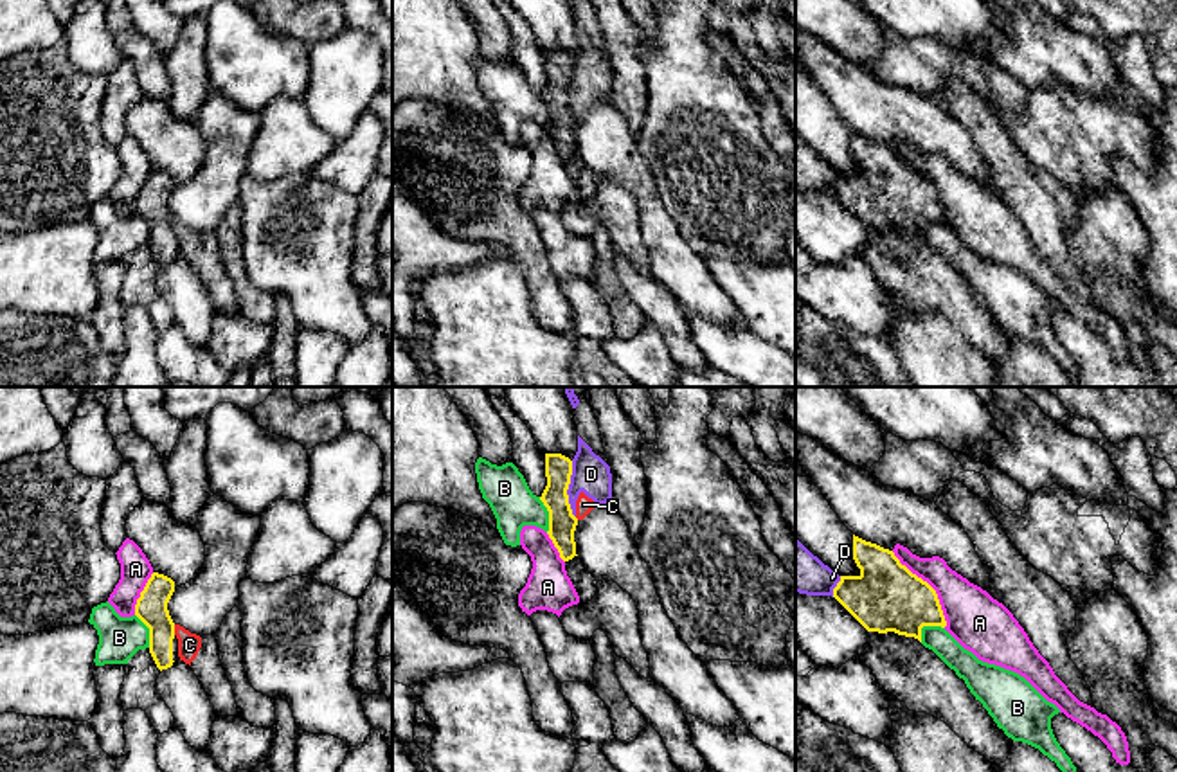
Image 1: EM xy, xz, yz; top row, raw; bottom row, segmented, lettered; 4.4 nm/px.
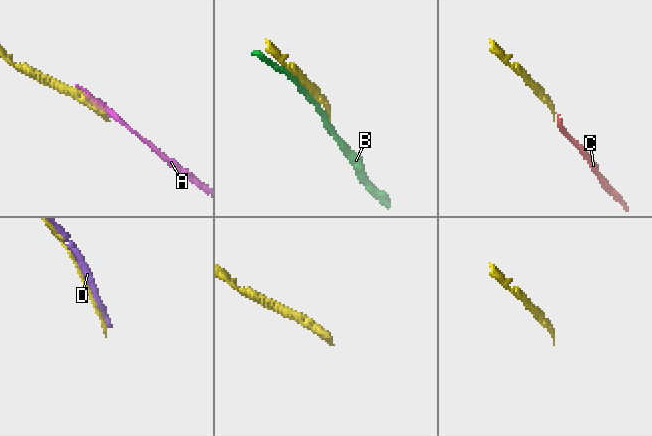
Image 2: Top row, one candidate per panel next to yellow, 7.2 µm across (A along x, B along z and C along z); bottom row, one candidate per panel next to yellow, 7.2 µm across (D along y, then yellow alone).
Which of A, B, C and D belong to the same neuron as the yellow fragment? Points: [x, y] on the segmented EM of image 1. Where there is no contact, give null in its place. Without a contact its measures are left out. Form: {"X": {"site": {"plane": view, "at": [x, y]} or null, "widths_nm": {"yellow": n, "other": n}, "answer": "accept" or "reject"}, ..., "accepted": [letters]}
{"A": {"site": {"plane": "yz", "at": [931, 587]}, "widths_nm": {"yellow": 300, "other": 240}, "answer": "reject"}, "B": {"site": {"plane": "yz", "at": [925, 625]}, "widths_nm": {"yellow": 300, "other": 120}, "answer": "reject"}, "C": {"site": {"plane": "xy", "at": [173, 630]}, "widths_nm": {"yellow": 140, "other": 100}, "answer": "reject"}, "D": {"site": {"plane": "xz", "at": [567, 488]}, "widths_nm": {"yellow": 130, "other": 170}, "answer": "reject"}, "accepted": []}

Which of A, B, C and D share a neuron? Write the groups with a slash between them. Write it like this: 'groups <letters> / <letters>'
groups A / B / C D

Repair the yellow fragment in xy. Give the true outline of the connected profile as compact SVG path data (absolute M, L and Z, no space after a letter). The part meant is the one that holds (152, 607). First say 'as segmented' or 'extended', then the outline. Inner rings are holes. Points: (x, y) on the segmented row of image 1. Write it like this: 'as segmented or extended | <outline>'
extended | M153 572L135 605L135 615L149 628L149 653L157 668L171 668L178 657L178 639L167 603L175 592L175 581Z

